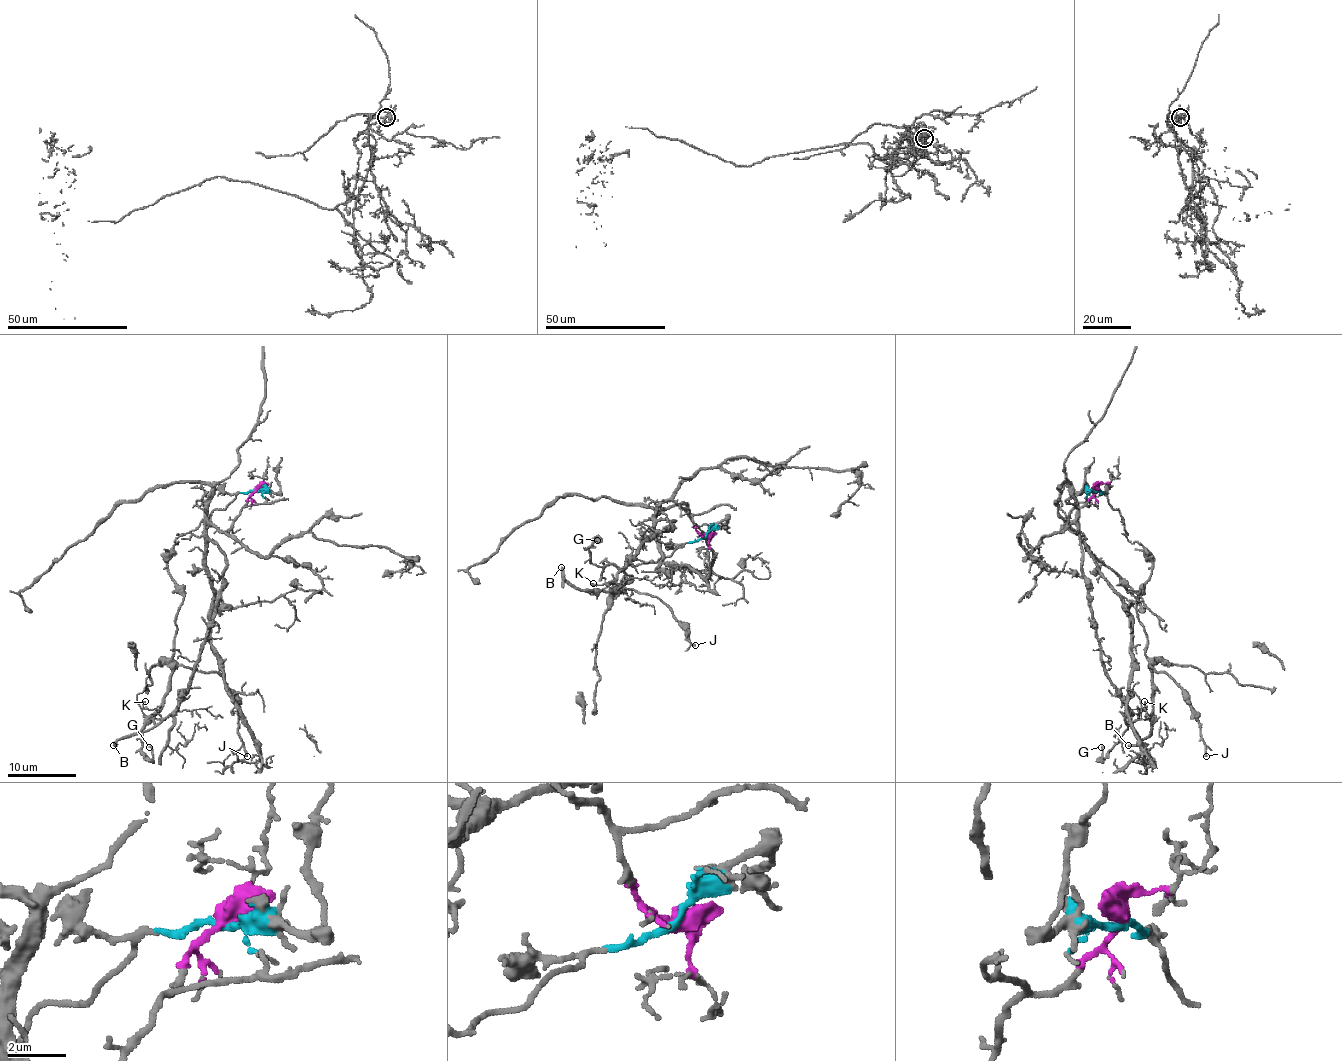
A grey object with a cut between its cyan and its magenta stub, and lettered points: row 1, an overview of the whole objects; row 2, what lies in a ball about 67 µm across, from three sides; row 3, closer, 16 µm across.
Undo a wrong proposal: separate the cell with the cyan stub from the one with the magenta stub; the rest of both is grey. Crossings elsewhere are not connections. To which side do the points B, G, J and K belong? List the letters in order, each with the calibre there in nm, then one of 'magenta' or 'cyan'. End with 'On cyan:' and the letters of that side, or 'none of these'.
B: 240 nm | cyan
G: 120 nm | magenta
J: 200 nm | cyan
K: 130 nm | magenta
On cyan: B, J

